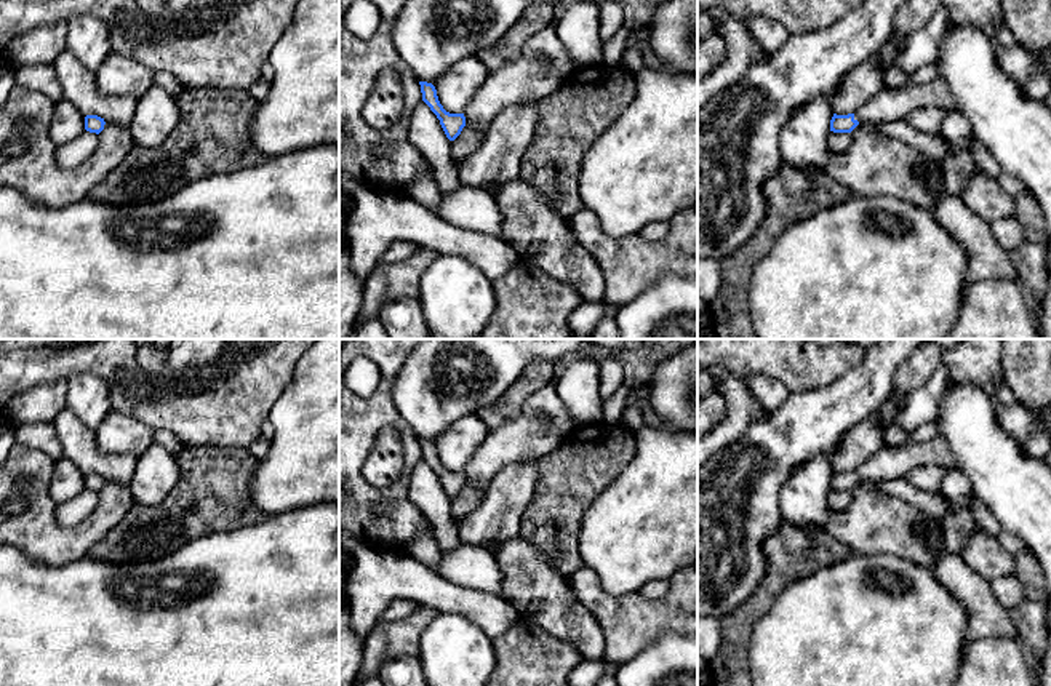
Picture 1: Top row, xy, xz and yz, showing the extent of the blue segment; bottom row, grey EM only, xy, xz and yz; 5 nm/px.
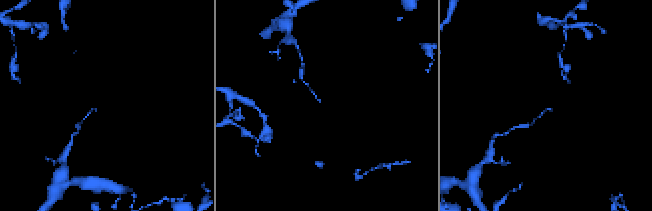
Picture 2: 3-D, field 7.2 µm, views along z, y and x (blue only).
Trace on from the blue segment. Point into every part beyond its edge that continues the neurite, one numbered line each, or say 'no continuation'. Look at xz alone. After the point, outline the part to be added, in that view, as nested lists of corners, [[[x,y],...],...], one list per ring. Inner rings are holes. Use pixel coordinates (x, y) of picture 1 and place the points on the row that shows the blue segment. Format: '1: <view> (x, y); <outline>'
no continuation

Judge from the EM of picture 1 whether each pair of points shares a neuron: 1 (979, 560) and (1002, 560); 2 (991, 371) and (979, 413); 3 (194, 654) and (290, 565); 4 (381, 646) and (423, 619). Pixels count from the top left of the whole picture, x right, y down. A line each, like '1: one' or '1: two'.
1: one
2: two
3: one
4: one

